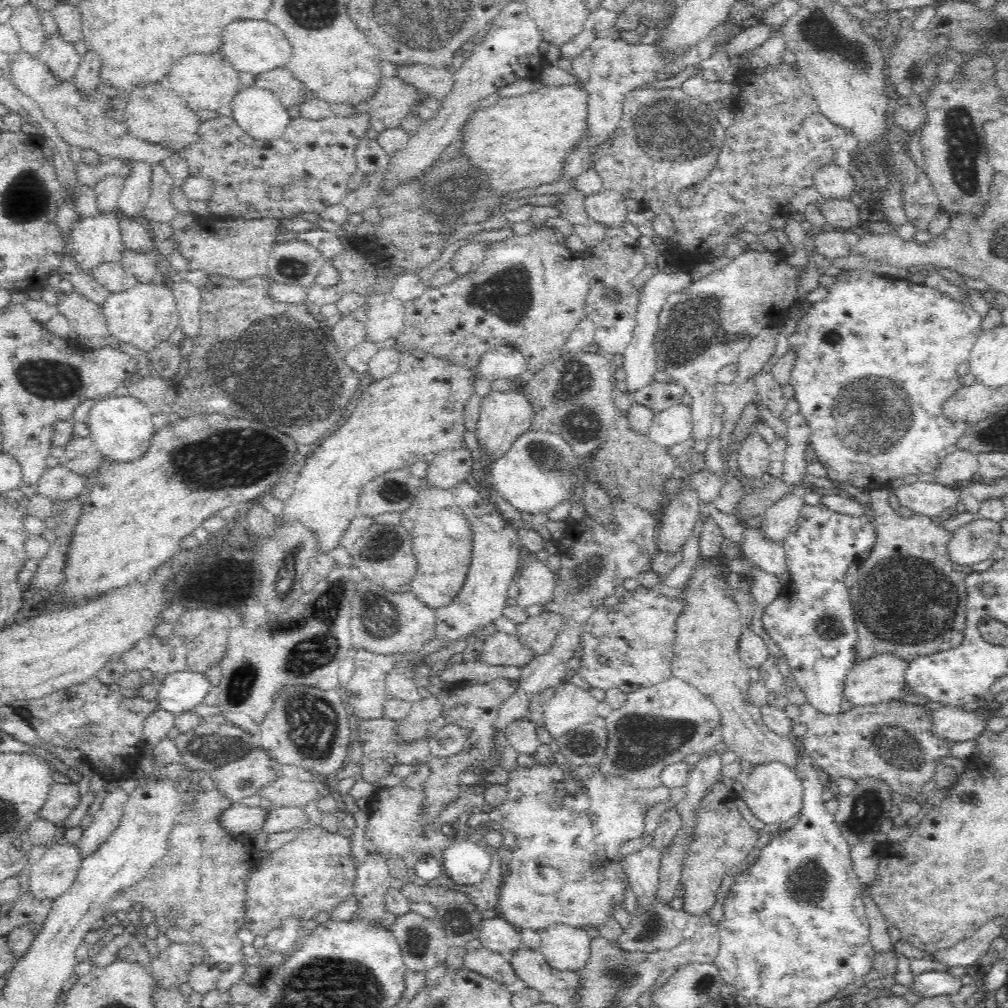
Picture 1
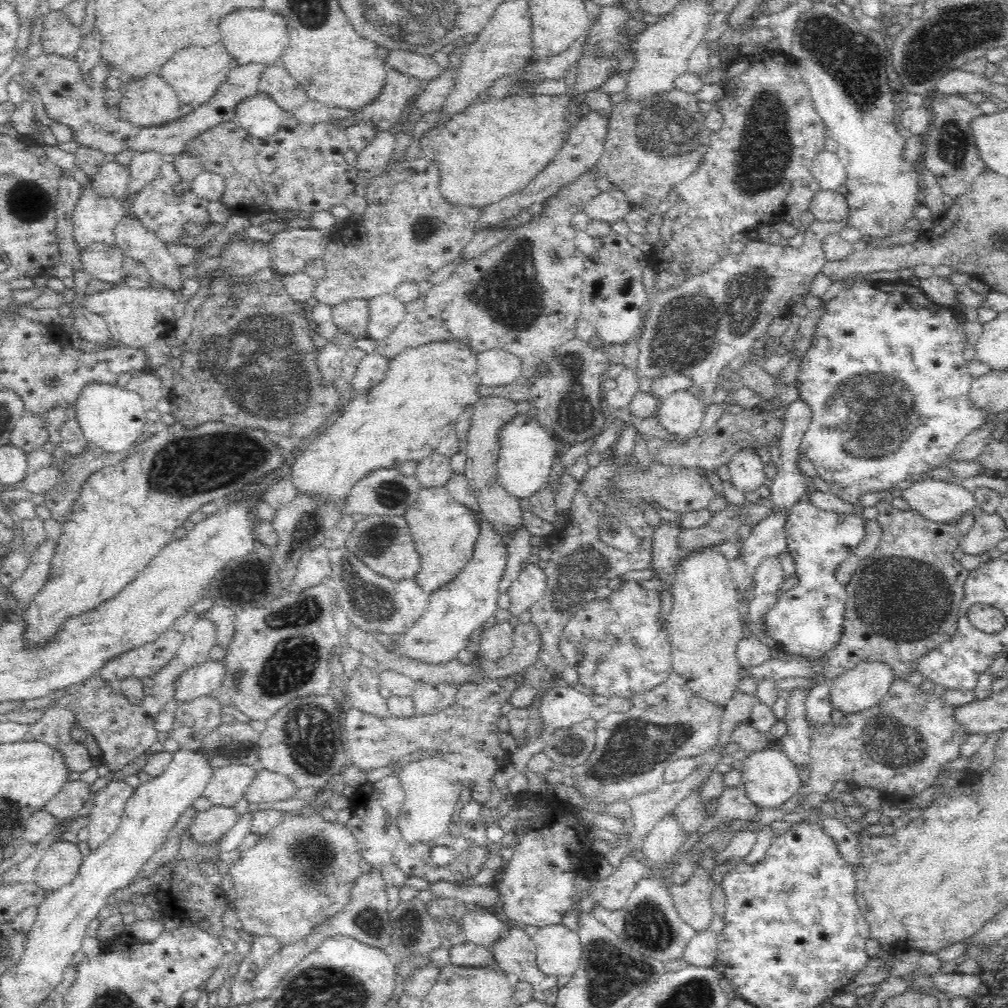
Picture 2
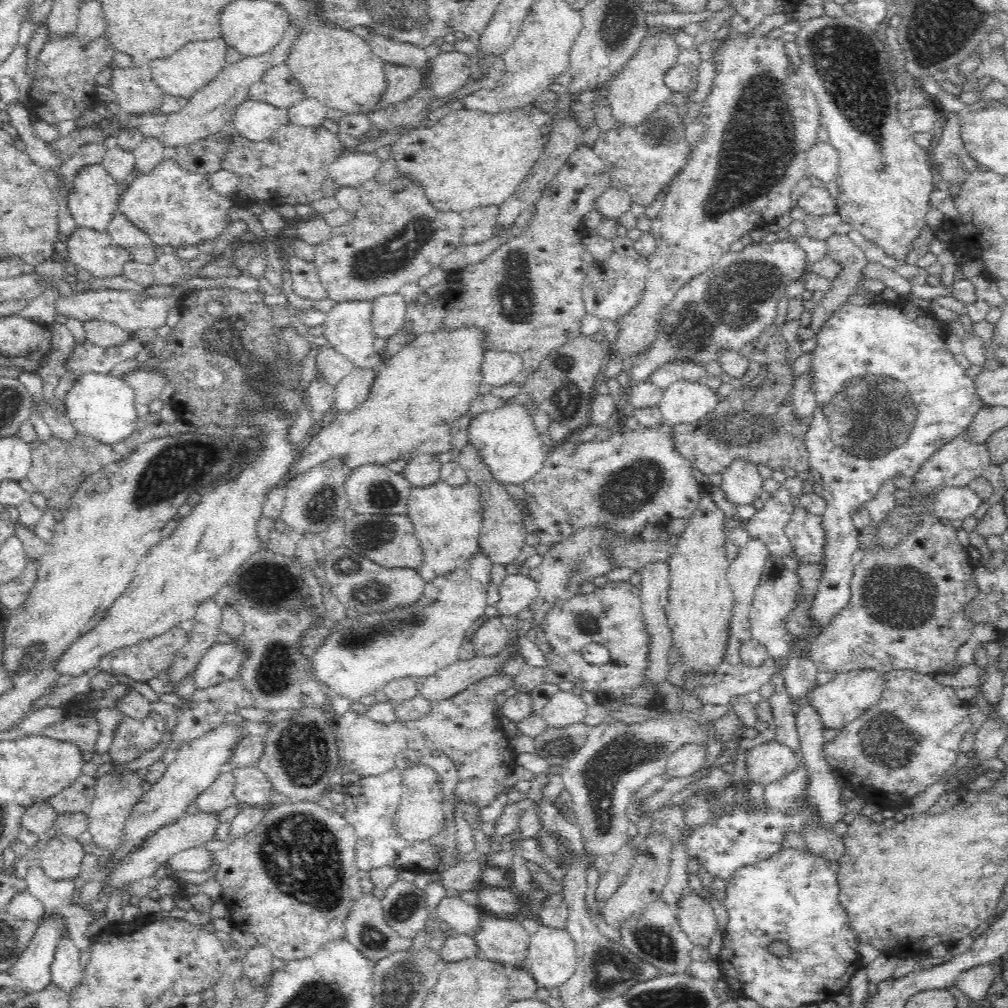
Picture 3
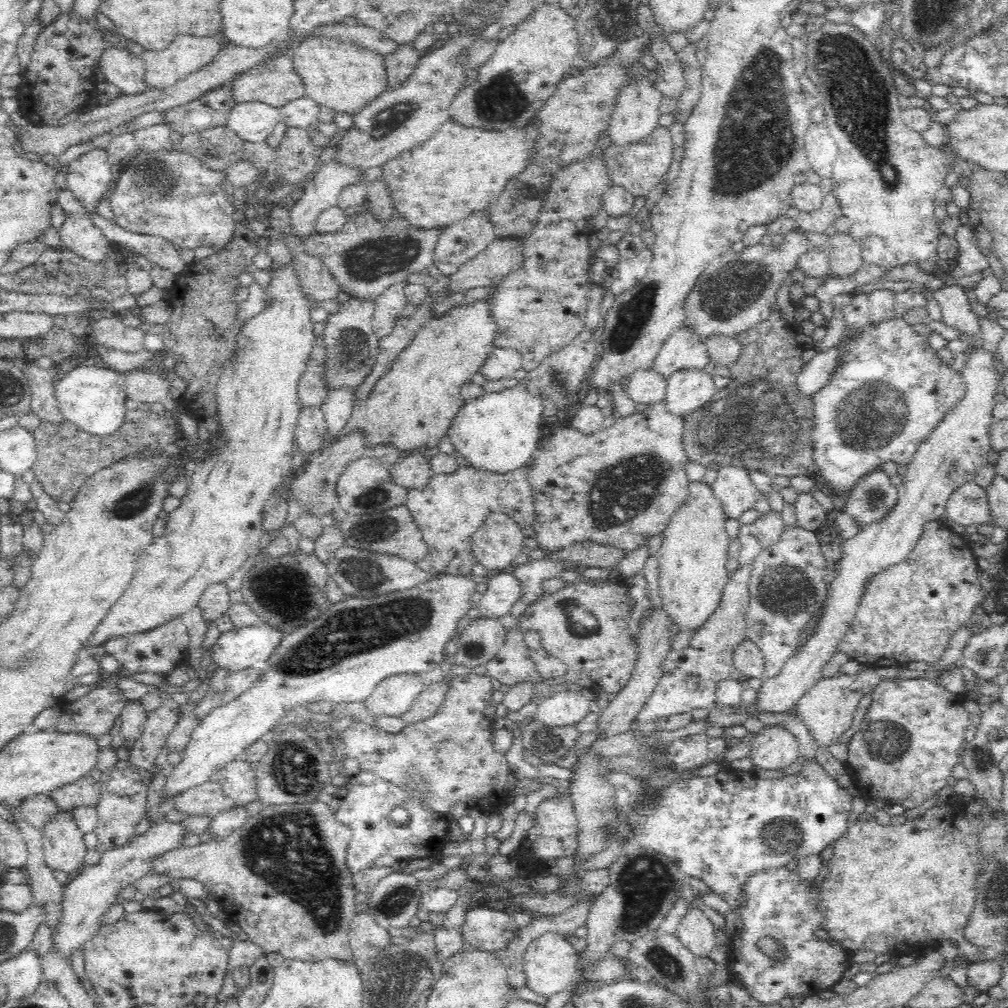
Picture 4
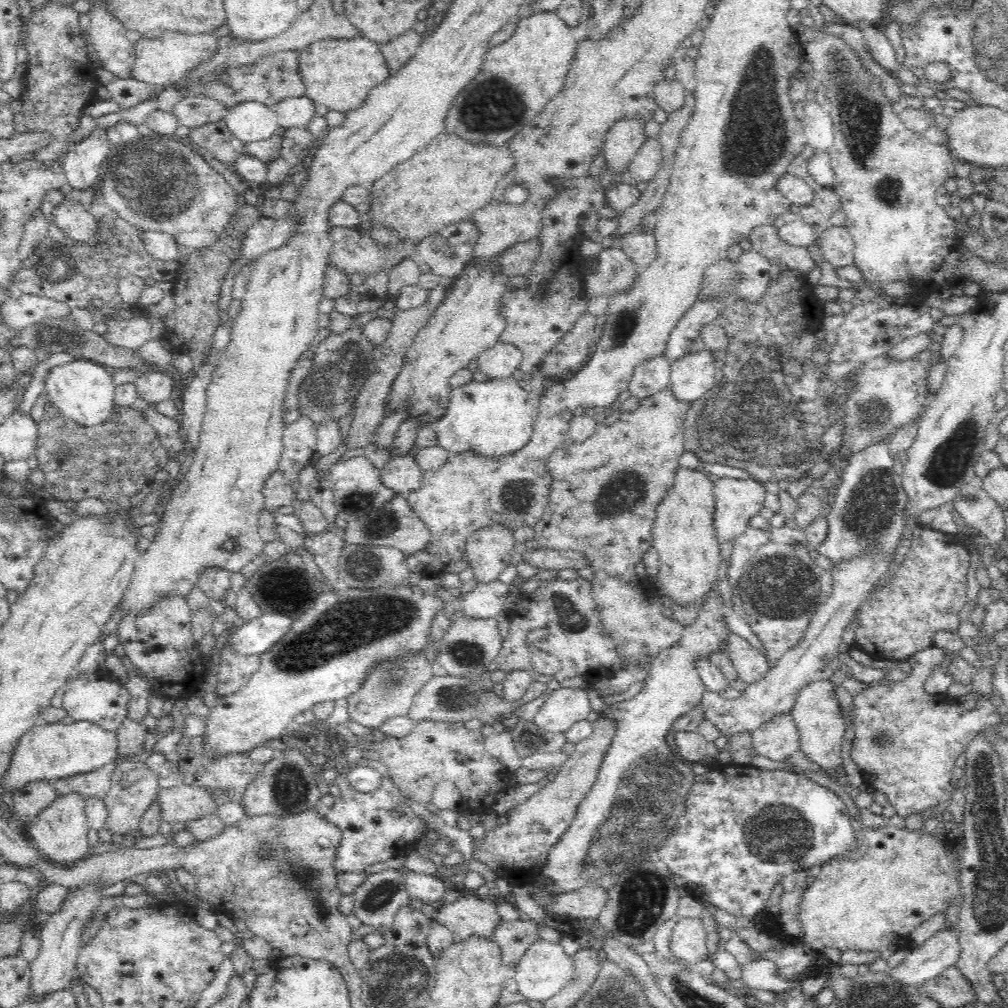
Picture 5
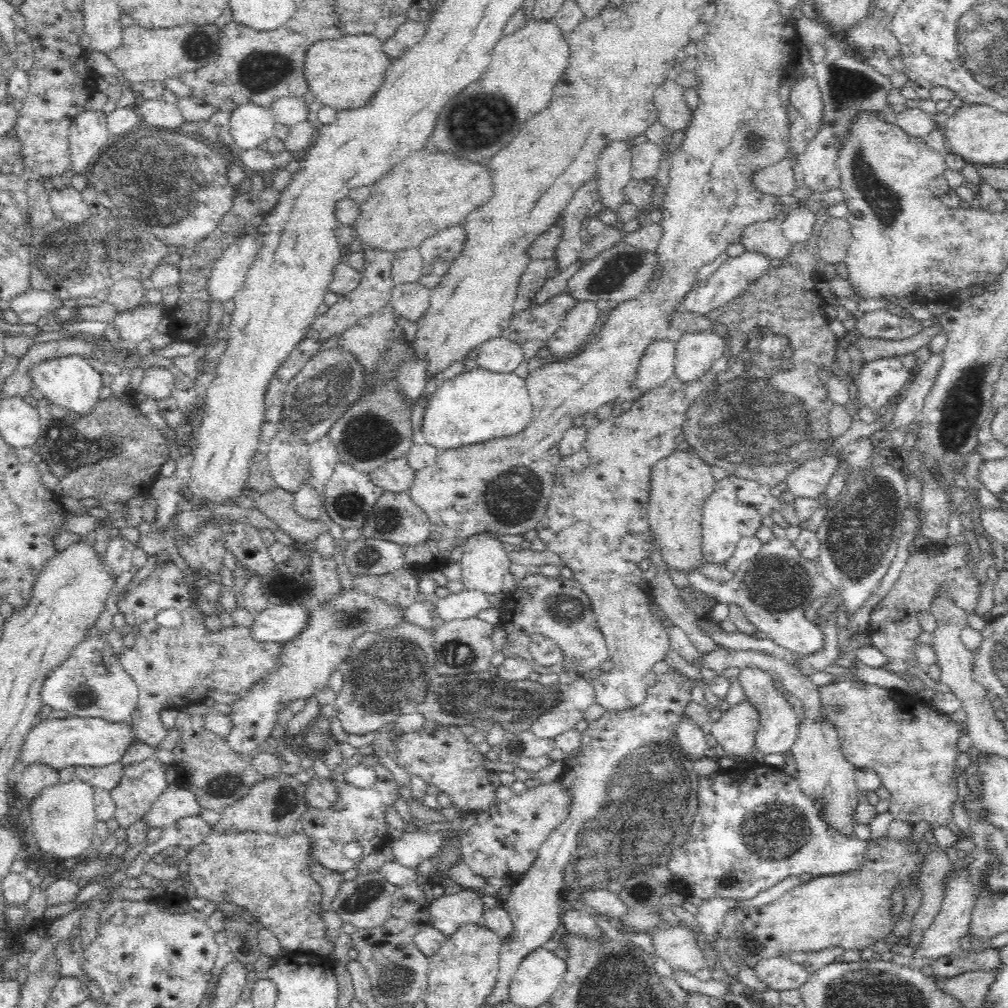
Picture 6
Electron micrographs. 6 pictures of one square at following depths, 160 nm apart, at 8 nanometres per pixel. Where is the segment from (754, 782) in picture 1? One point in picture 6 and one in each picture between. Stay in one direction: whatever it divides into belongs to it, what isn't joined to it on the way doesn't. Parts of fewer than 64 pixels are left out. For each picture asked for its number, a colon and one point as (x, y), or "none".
2: (769, 778)
3: (770, 762)
4: (774, 747)
5: (778, 739)
6: (778, 731)

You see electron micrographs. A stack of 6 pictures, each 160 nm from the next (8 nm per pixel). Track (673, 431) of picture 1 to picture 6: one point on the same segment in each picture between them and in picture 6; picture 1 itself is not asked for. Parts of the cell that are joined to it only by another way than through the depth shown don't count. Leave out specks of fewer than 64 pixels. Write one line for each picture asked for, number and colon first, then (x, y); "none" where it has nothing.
2: (681, 415)
3: (684, 402)
4: (688, 391)
5: (692, 376)
6: (695, 353)

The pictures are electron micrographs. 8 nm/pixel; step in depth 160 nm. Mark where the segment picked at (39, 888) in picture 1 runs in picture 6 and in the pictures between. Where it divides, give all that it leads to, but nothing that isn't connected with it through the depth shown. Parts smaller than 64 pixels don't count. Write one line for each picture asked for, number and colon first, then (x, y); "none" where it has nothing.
2: (60, 864)
3: (62, 859)
4: (63, 845)
5: (60, 832)
6: (63, 820)

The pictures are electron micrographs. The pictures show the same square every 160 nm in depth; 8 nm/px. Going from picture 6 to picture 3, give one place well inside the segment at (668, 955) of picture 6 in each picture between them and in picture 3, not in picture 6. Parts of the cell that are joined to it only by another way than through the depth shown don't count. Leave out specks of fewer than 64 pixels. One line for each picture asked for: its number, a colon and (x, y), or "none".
3: (695, 915)
4: (696, 932)
5: (689, 943)

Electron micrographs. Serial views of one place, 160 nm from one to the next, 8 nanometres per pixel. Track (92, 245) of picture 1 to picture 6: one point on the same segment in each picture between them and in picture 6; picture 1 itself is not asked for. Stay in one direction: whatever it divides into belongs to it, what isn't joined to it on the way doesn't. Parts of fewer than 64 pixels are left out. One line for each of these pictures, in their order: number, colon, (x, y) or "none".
2: (95, 218)
3: (94, 198)
4: (90, 177)
5: (82, 163)
6: (89, 133)

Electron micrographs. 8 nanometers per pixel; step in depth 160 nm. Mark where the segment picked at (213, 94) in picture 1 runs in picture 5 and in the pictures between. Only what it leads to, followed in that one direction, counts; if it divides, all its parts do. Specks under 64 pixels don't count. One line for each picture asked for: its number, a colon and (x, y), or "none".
2: (197, 74)
3: (184, 74)
4: (188, 54)
5: (160, 62)

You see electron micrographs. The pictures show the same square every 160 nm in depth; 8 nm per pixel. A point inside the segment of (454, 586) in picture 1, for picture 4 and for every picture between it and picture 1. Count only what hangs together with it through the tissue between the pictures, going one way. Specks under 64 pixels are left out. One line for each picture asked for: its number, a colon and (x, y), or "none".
2: (444, 532)
3: (447, 521)
4: (449, 510)

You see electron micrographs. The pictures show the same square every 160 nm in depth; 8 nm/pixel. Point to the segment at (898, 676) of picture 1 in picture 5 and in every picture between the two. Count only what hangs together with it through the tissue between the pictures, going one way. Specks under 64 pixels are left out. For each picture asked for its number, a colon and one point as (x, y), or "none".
2: (862, 687)
3: (844, 698)
4: (827, 708)
5: (821, 724)

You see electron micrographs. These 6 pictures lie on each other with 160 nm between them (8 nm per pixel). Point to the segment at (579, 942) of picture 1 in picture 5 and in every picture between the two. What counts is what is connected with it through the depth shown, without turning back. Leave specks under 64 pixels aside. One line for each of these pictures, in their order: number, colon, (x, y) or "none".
2: (558, 949)
3: (552, 959)
4: (551, 962)
5: (545, 968)

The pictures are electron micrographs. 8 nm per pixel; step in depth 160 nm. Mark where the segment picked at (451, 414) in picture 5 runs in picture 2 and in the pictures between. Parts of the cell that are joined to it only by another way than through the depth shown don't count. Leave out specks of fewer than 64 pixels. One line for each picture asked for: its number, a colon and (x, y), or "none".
2: (529, 452)
3: (508, 440)
4: (500, 432)

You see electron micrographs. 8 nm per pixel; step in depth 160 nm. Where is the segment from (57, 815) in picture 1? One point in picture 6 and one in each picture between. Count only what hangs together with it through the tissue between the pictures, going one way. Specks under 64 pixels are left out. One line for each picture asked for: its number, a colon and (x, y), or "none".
2: (70, 799)
3: (76, 798)
4: (86, 791)
5: (95, 784)
6: (105, 777)

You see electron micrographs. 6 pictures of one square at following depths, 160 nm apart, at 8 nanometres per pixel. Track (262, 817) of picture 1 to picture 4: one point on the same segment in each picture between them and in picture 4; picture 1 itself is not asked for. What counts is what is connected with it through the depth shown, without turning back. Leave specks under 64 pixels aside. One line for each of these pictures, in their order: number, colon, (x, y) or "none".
2: (210, 825)
3: (191, 830)
4: (89, 894)

